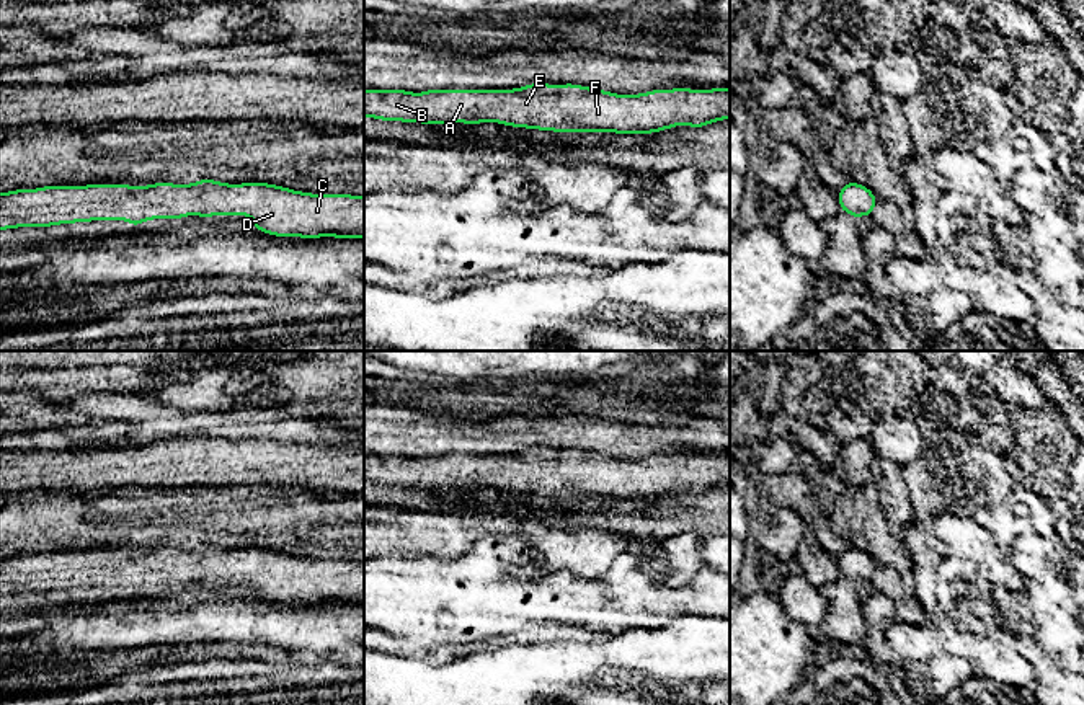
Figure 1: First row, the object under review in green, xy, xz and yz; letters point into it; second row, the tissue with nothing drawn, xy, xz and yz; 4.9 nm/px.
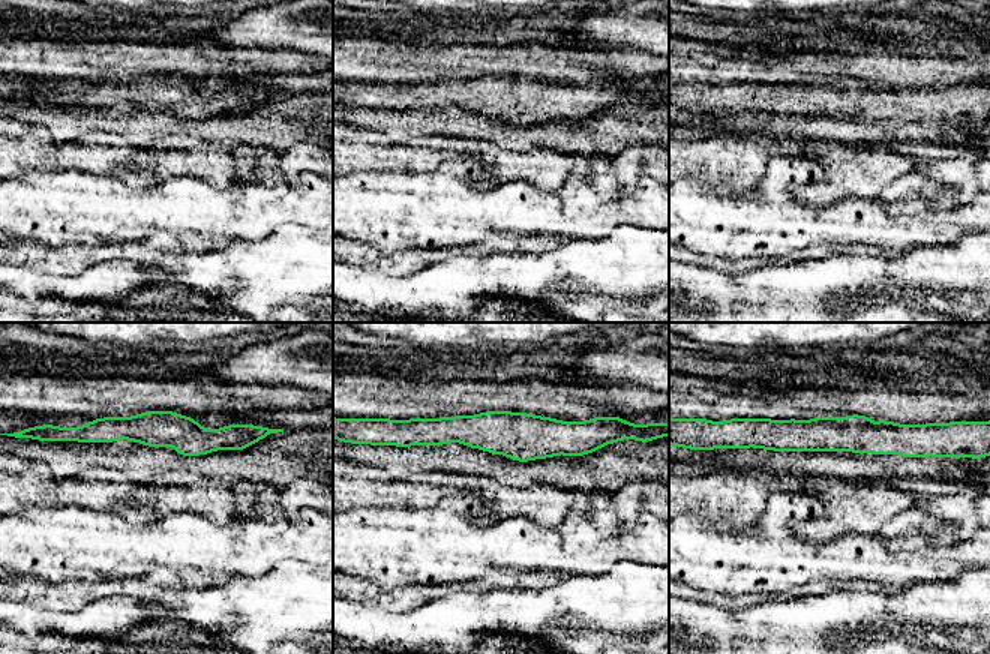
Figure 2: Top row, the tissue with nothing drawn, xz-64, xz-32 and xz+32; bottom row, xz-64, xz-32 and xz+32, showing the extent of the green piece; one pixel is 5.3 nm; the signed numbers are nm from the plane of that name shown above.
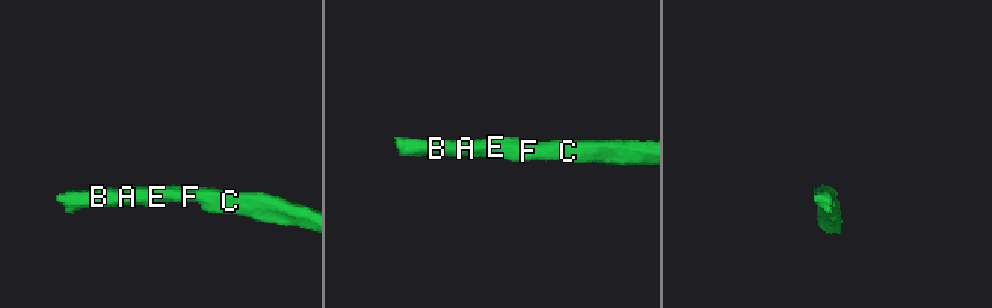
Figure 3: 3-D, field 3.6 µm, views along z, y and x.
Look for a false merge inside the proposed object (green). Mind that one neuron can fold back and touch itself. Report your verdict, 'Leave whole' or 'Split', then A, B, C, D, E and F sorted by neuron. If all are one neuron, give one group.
Leave whole. Groups: A B C D E F

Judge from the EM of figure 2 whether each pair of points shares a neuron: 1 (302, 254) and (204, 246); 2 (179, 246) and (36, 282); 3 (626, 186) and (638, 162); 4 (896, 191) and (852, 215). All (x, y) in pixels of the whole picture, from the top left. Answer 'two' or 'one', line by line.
1: one
2: one
3: one
4: two

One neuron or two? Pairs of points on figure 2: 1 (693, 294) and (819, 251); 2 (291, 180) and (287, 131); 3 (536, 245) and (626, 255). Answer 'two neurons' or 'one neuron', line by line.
1: one neuron
2: two neurons
3: one neuron

